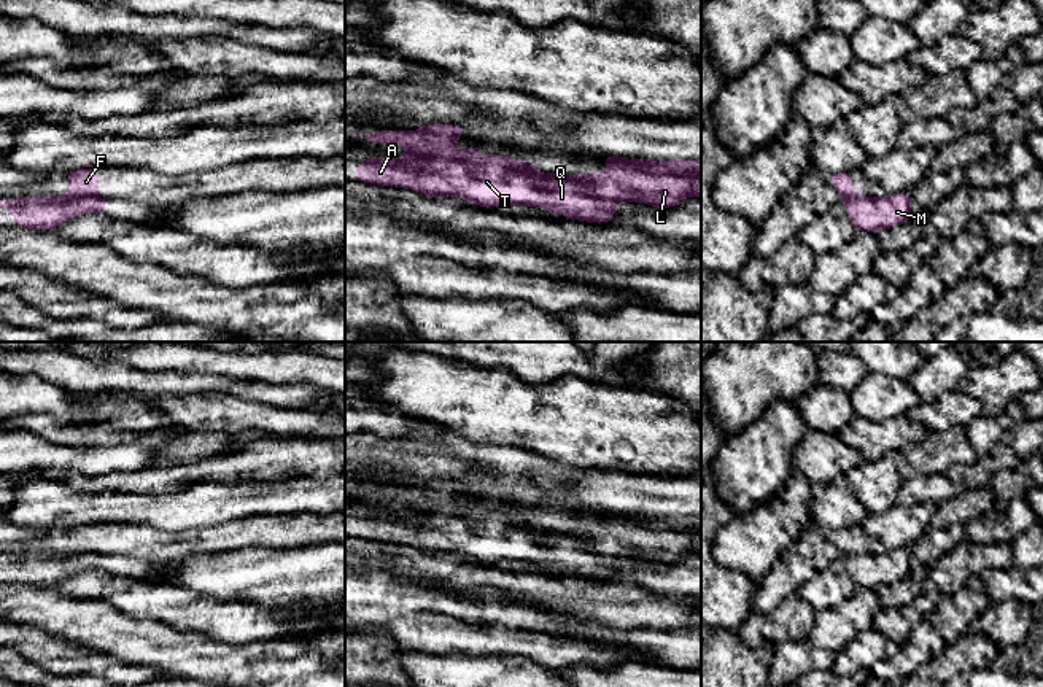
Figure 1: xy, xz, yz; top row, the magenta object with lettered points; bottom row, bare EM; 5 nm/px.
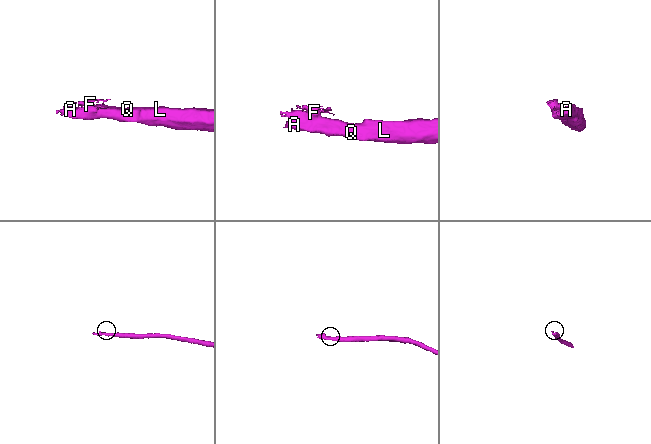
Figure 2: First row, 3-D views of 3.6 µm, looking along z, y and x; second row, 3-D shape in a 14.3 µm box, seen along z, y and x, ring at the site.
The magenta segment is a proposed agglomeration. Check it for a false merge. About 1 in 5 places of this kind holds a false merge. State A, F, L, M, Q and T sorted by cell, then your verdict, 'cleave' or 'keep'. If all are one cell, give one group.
A L M Q T / F; cleave

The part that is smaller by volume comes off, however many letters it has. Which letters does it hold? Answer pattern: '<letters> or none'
F

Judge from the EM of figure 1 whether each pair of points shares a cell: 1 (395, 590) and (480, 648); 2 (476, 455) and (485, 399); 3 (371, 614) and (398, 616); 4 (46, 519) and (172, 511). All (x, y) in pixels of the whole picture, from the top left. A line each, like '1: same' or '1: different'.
1: same
2: different
3: same
4: same

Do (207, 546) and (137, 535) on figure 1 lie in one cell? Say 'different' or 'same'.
same

